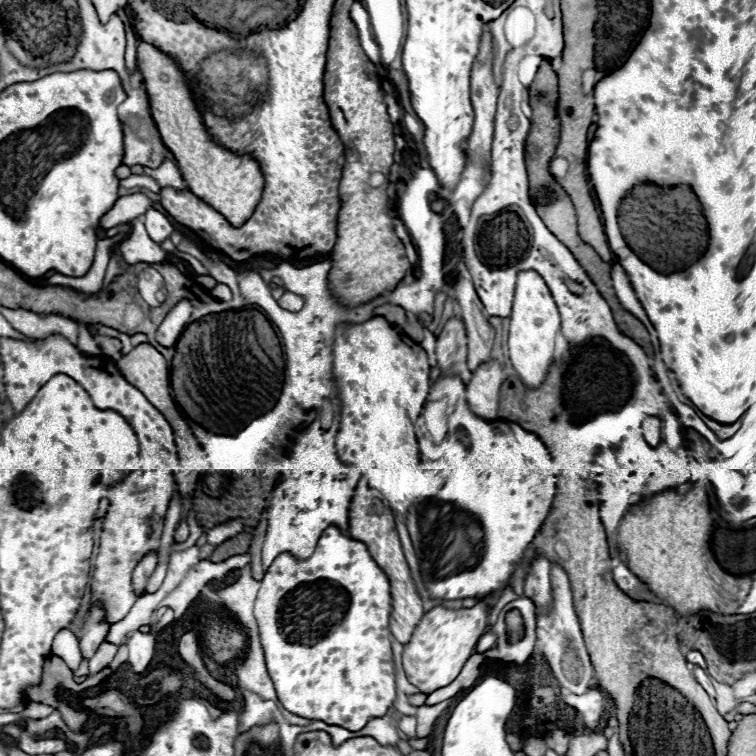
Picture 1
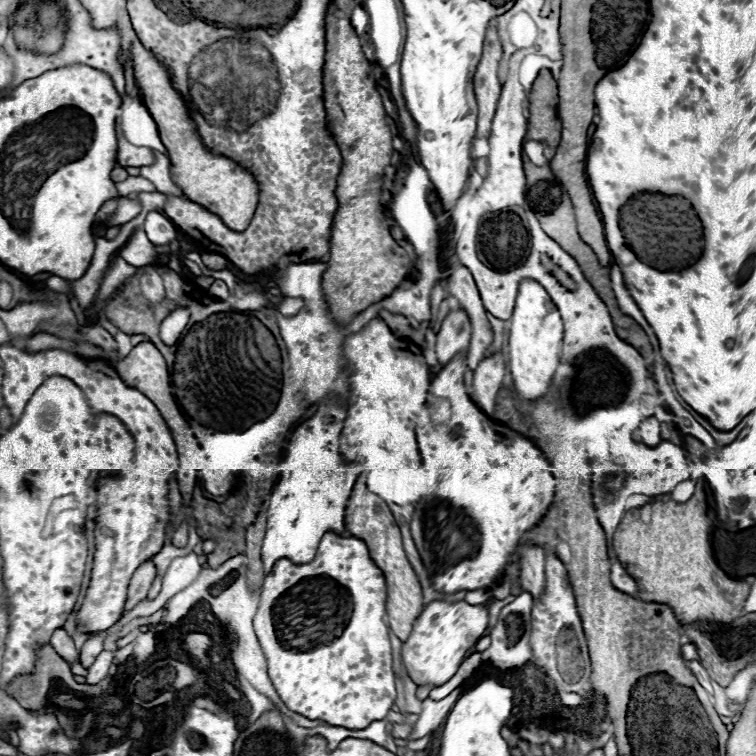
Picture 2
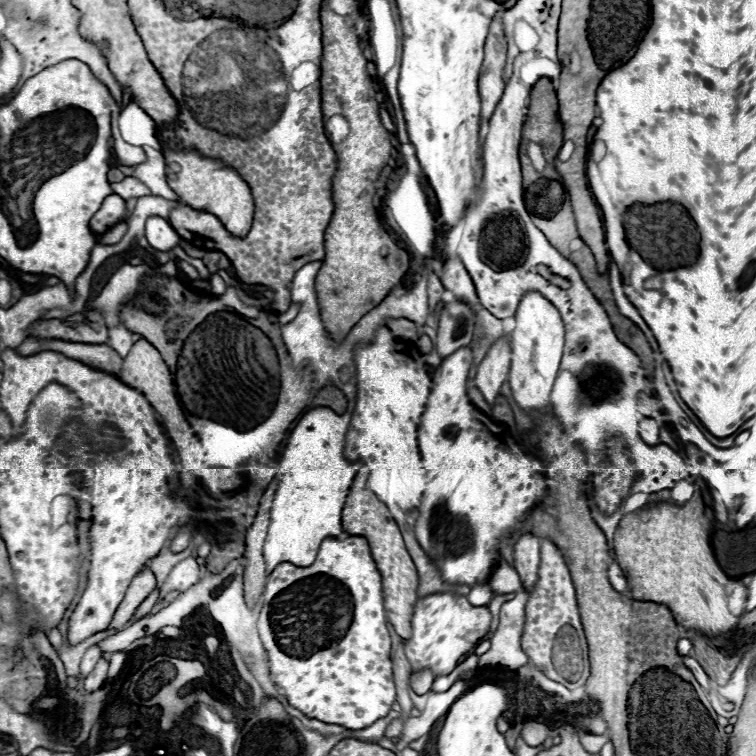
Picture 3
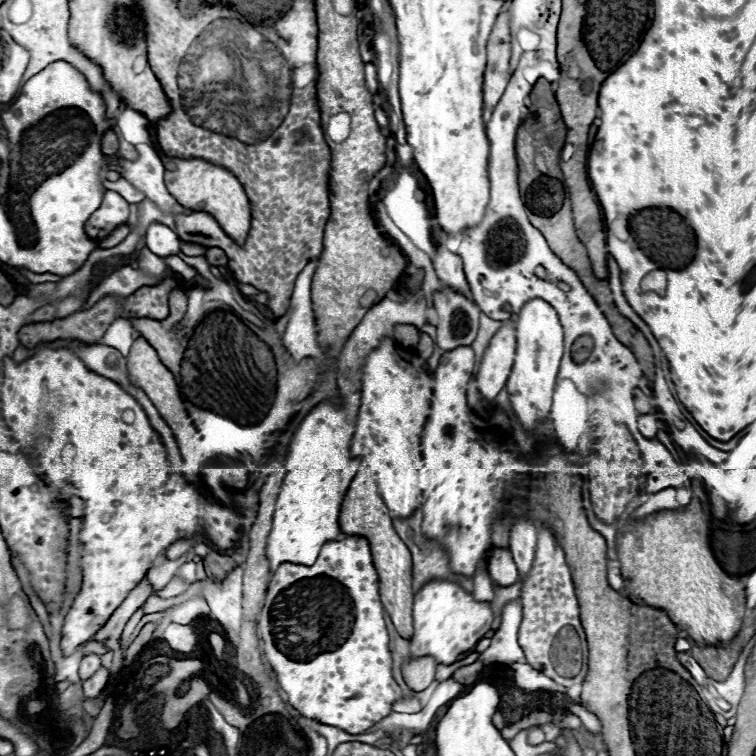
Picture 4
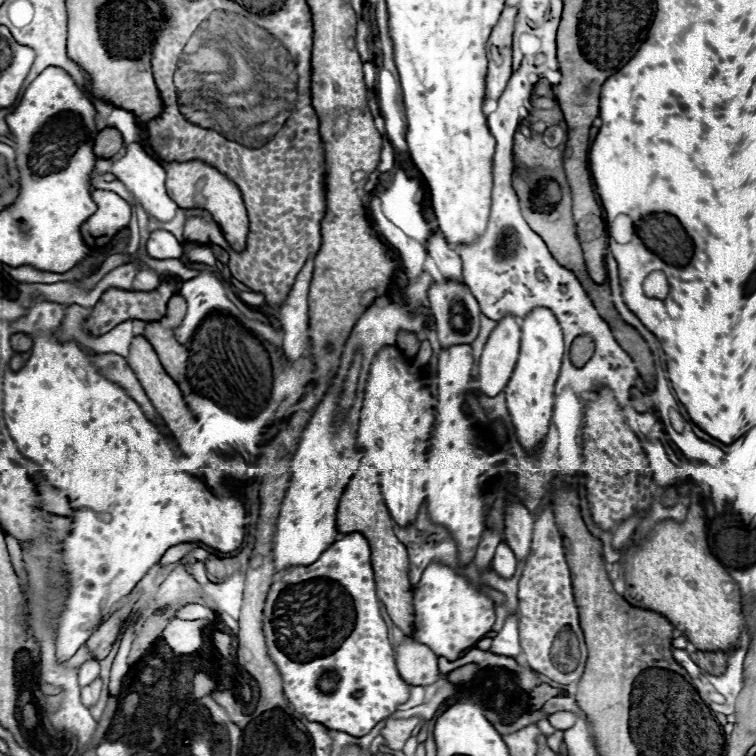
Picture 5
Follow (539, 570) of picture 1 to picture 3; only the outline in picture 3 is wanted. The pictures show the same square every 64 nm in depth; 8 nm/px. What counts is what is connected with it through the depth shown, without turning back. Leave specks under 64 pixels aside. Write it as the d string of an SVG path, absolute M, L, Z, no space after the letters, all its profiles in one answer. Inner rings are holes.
M522 534L514 544L514 566L526 590L538 582L540 568L540 540L534 534Z

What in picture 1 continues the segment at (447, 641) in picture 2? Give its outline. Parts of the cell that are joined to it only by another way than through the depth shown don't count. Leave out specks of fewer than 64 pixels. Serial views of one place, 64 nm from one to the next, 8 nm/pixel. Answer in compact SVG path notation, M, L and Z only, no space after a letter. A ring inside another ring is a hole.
M480 602L474 608L432 608L416 626L410 642L404 646L404 670L408 680L424 694L448 686L462 670L464 662L474 654L478 638L488 626L488 604Z

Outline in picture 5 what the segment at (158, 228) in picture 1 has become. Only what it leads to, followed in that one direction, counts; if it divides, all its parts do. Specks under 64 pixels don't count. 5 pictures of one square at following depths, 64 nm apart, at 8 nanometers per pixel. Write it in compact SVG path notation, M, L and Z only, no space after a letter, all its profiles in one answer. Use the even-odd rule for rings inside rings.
M154 230L150 232L150 238L146 242L146 250L152 258L164 260L164 258L180 258L182 256L182 244L166 230Z

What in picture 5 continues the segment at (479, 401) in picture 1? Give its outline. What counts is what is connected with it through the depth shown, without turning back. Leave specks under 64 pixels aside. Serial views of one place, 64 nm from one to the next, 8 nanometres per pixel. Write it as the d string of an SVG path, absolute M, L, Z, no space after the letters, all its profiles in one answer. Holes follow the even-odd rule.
M506 316L492 330L480 358L478 388L482 394L492 398L506 388L518 358L518 350L520 350L518 320L516 316Z

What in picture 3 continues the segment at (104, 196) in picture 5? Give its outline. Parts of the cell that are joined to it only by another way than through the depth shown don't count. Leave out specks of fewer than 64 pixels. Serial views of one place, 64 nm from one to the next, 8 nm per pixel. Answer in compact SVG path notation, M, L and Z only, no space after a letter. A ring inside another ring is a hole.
M110 194L100 210L90 220L90 230L96 234L104 234L108 228L112 228L116 222L120 222L122 214L126 212L126 202L118 194Z

